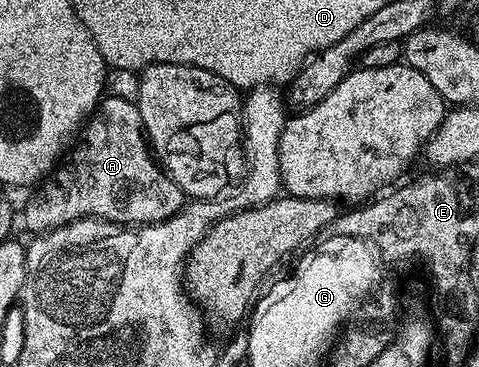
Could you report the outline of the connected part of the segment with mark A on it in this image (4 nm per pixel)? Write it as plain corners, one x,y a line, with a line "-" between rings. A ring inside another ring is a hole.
110,94
104,95
95,105
94,112
83,125
66,159
32,192
35,193
28,198
23,212
21,208
21,224
24,224
31,234
52,232
55,228
74,220
88,218
112,220
114,224
124,226
159,224
162,220
177,215
185,203
183,192
163,171
149,147
138,103
134,99
126,100
123,96
110,96

